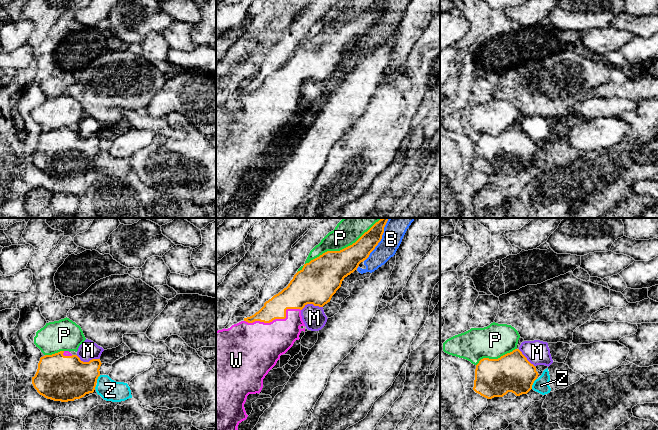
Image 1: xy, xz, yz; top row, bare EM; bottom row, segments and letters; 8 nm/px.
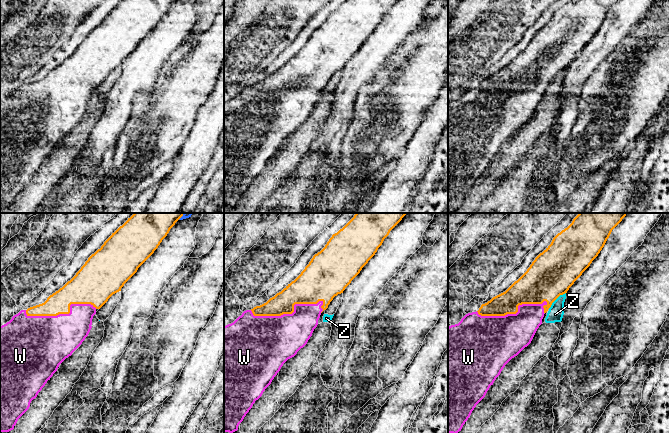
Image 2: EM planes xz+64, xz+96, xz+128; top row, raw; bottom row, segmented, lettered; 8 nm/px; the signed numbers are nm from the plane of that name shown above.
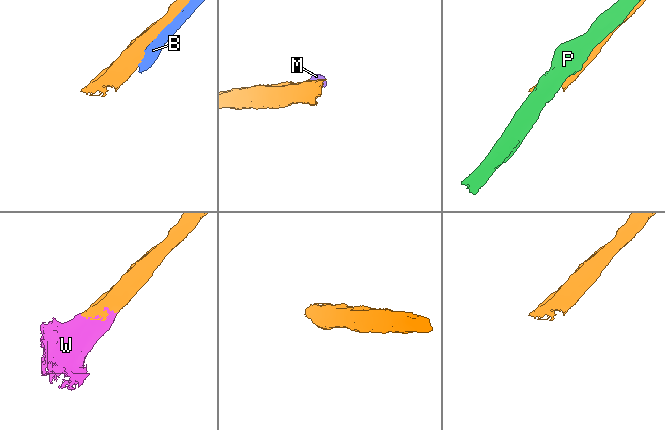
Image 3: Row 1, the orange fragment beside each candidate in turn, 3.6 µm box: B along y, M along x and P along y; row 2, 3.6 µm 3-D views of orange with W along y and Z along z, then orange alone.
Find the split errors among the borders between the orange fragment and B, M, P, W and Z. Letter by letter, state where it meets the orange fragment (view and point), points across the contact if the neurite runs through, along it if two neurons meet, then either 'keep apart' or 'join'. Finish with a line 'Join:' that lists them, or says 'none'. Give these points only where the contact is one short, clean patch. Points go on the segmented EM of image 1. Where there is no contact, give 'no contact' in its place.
B: xz (381, 238) | keep apart
M: xy (87, 362) | along xy (76, 355), (83, 361), (98, 359) | keep apart
P: xz (340, 250) | keep apart
W: xz (275, 318) | join
Z: yz (533, 382) | along yz (536, 378), (531, 388) | keep apart
Join: W

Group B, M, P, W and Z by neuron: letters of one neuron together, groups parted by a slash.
B M / P / W / Z

